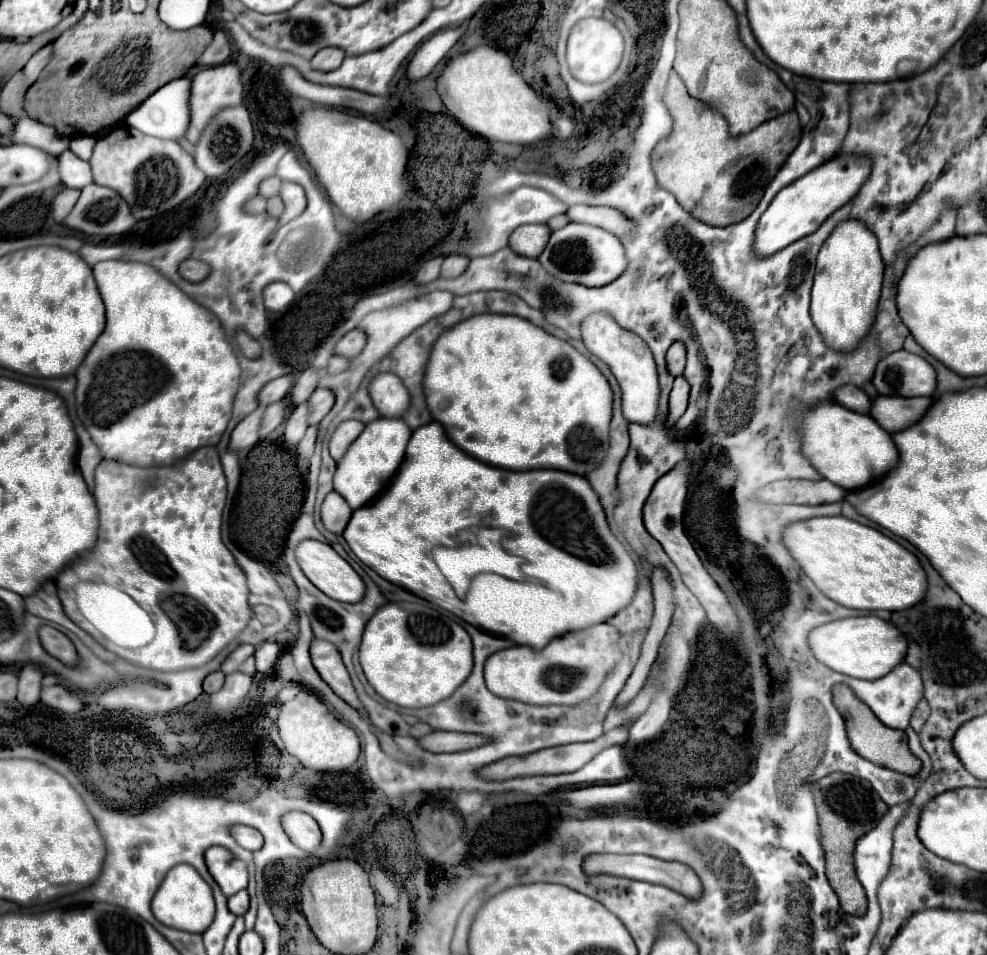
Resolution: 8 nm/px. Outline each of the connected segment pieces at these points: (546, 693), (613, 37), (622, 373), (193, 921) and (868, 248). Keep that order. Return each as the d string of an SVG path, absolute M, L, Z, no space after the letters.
M604 622L554 638L542 650L526 646L504 648L500 652L494 652L484 664L486 688L500 698L510 698L526 704L578 704L596 694L606 674L618 662L620 650L616 642L618 630Z
M582 18L570 30L566 58L568 58L572 76L580 82L596 84L596 82L608 80L616 72L616 68L622 60L622 52L624 52L622 32L604 18Z
M594 312L594 314L586 316L580 324L580 330L582 330L584 346L594 356L598 356L604 364L608 364L610 372L618 380L620 390L622 390L622 414L624 414L624 418L628 422L636 422L636 424L650 424L650 420L656 418L656 400L660 394L656 364L654 364L650 348L634 332L620 328L616 324L616 320L606 312Z
M178 864L168 872L164 882L160 884L158 892L152 898L152 912L156 920L162 924L184 930L184 932L196 932L202 934L208 924L212 924L214 916L214 900L212 900L212 888L202 880L202 876L188 864Z
M842 220L820 248L812 286L810 314L826 344L838 352L850 352L868 334L882 288L884 262L876 236L862 220Z

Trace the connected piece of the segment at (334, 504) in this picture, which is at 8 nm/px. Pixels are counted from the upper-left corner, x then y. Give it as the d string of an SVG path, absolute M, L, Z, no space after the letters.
M330 492L322 502L320 516L322 516L322 524L326 526L326 530L334 534L342 534L352 516L352 508L348 508L346 500L338 492Z

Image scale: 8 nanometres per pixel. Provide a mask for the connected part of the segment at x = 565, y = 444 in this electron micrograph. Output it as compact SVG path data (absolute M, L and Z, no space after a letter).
M478 314L478 316L472 316L468 320L454 324L446 332L442 332L442 336L432 346L430 358L426 364L424 396L426 396L426 404L428 404L432 418L444 426L448 438L468 456L472 456L484 464L496 466L496 468L508 468L508 470L554 468L554 470L564 470L564 472L586 476L592 468L596 468L596 464L600 464L600 460L604 460L604 452L608 452L608 420L612 418L612 390L610 390L608 380L588 358L584 358L568 342L544 332L542 328L536 328L532 322L518 318L518 316Z

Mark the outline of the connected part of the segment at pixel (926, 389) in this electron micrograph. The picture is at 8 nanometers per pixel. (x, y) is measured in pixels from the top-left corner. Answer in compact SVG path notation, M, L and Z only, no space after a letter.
M898 350L878 362L872 384L884 396L932 396L936 372L924 358Z

